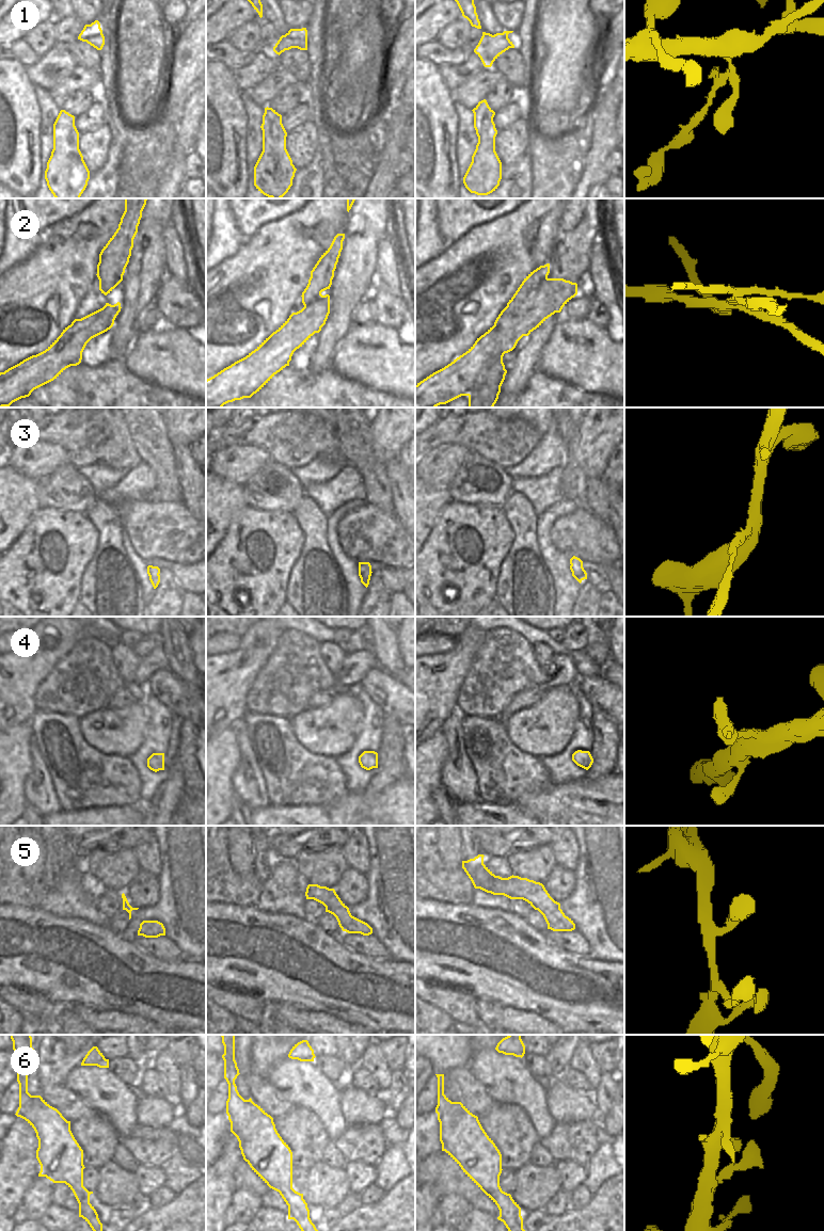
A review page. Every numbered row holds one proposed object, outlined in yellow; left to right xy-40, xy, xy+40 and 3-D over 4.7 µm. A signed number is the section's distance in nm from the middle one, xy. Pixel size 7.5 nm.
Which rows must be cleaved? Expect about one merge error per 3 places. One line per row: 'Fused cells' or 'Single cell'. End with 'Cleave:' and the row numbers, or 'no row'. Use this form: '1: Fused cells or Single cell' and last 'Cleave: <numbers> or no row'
1: Single cell
2: Fused cells
3: Fused cells
4: Single cell
5: Single cell
6: Single cell
Cleave: 2, 3

